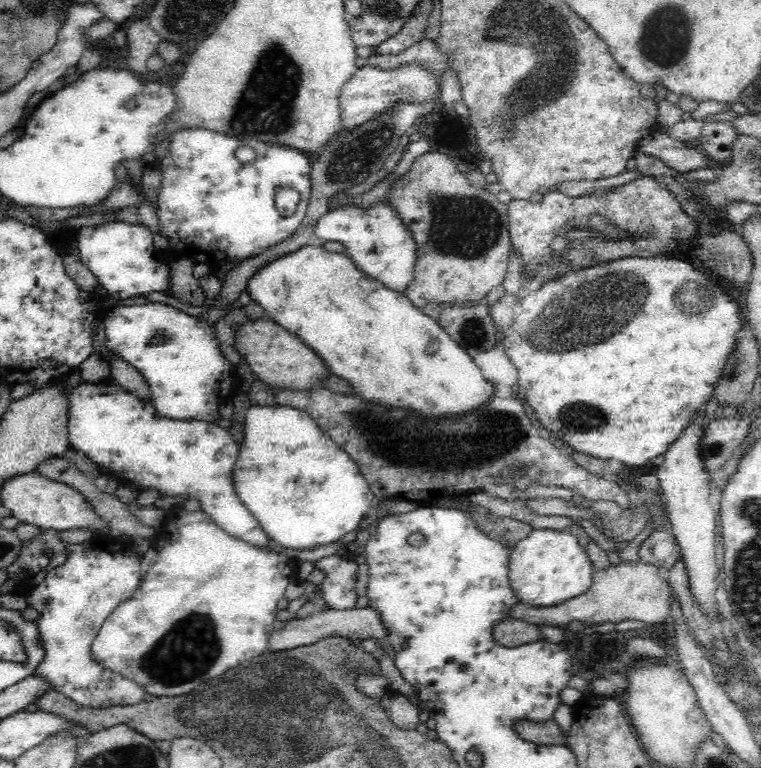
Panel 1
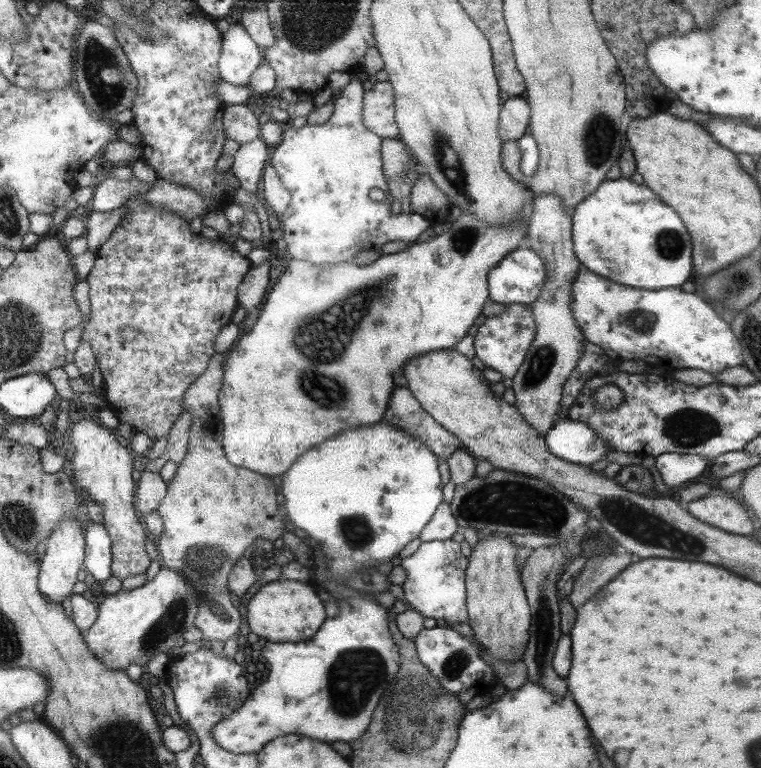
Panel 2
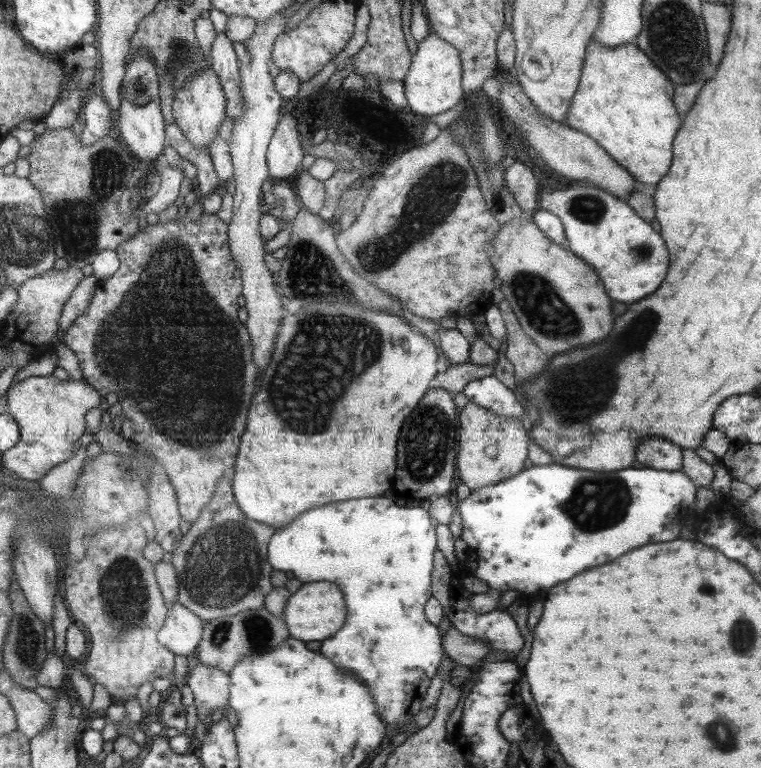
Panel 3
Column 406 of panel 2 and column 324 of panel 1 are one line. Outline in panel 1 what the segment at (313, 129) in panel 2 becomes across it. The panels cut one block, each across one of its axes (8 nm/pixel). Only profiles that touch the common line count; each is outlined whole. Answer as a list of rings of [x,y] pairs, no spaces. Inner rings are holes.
[[[382,202],[370,210],[352,208],[352,205],[342,207],[342,210],[329,210],[318,218],[314,234],[322,242],[342,242],[354,264],[370,278],[379,280],[384,287],[404,293],[410,286],[416,262],[416,243],[388,202]]]

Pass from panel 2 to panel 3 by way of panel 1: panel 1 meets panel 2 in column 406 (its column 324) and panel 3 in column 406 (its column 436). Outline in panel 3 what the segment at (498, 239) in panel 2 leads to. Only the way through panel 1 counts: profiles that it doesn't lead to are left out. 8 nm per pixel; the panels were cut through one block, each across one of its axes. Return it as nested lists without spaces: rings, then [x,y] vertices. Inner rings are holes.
[[[311,302],[304,304],[297,312],[282,318],[283,328],[279,328],[279,344],[275,344],[275,356],[271,358],[271,364],[265,374],[261,376],[259,390],[255,394],[255,402],[251,404],[251,412],[247,414],[247,432],[243,434],[243,444],[239,444],[239,460],[235,460],[233,466],[233,493],[234,499],[242,512],[251,520],[259,521],[261,524],[270,525],[274,530],[279,530],[295,520],[297,514],[303,514],[305,510],[319,508],[325,504],[353,500],[353,498],[367,498],[367,496],[381,496],[385,490],[391,488],[395,476],[395,442],[397,434],[401,430],[403,418],[415,408],[419,398],[426,395],[430,384],[437,374],[435,363],[437,350],[432,342],[423,337],[415,328],[409,326],[403,317],[395,316],[393,313],[371,312],[361,310],[349,304],[321,304]]]

